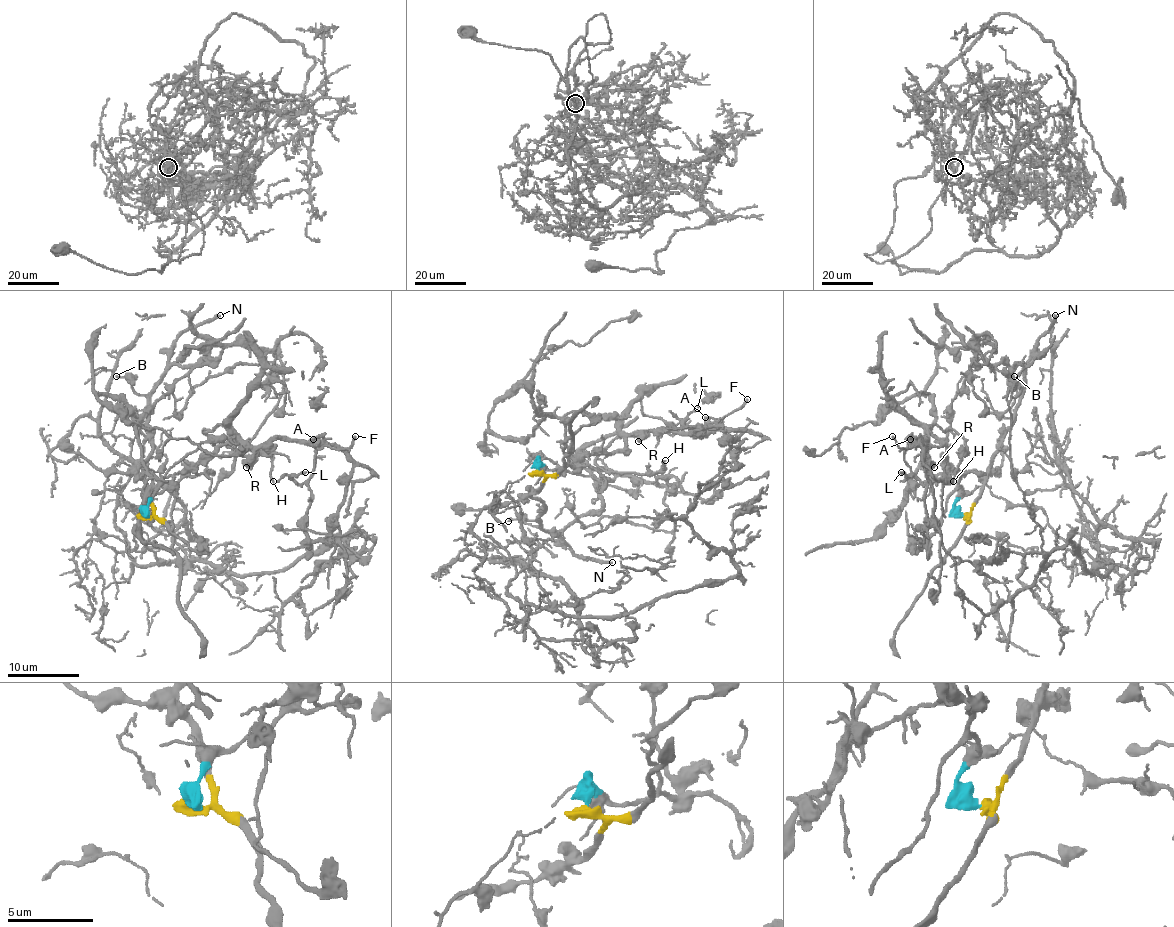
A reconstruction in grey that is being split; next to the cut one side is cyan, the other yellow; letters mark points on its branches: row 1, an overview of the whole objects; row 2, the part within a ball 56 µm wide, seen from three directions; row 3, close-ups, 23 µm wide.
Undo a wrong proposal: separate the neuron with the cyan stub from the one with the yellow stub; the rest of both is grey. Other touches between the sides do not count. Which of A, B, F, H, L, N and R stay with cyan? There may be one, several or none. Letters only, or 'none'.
A, F, H, L, R

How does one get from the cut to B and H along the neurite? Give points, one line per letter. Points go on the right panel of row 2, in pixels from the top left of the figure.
B: (963, 516), (968, 514), (980, 491), (1002, 434), (1012, 423), (1014, 407), (1020, 398), (1014, 375)
H: (963, 516), (955, 505), (963, 494), (959, 475), (929, 430), (932, 425), (961, 436), (966, 448), (954, 482)

